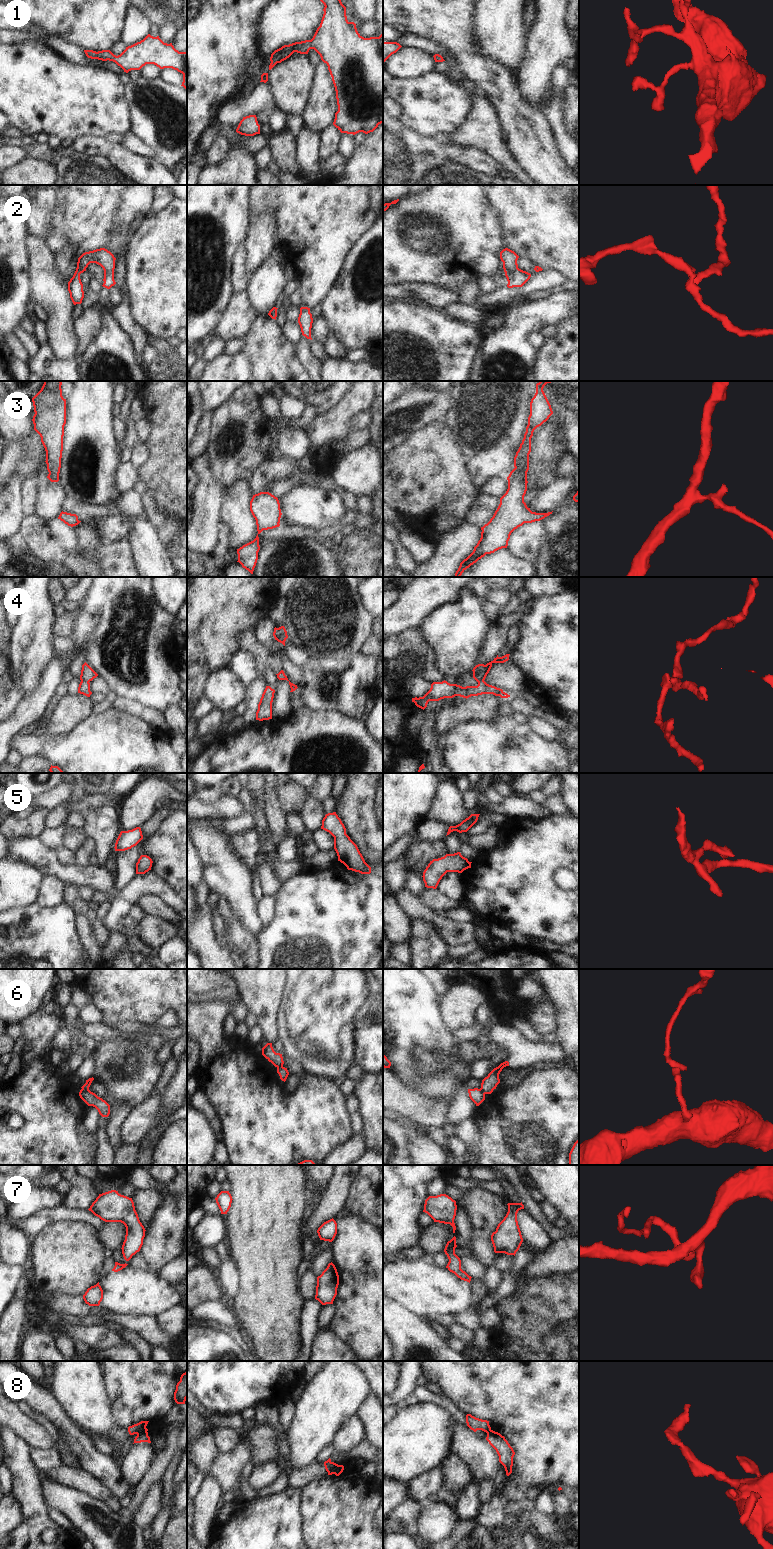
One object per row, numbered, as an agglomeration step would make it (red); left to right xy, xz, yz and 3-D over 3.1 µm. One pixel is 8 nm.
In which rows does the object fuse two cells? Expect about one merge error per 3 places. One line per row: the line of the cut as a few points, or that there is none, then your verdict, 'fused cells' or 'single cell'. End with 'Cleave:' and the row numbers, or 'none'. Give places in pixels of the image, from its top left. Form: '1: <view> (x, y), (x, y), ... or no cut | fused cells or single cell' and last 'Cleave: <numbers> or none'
1: no cut | single cell
2: no cut | single cell
3: no cut | single cell
4: no cut | single cell
5: no cut | single cell
6: xy (82, 1088), (89, 1091) | fused cells
7: no cut | single cell
8: xz (337, 1464), (328, 1473) | fused cells
Cleave: 6, 8

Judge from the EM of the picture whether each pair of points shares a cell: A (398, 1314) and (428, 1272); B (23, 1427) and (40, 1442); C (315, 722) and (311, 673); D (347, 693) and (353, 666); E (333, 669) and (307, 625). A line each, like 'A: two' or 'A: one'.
A: two
B: one
C: two
D: one
E: two

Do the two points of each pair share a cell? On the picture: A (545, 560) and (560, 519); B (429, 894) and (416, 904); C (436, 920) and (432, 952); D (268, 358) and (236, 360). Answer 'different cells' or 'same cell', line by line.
A: same cell
B: different cells
C: different cells
D: different cells

